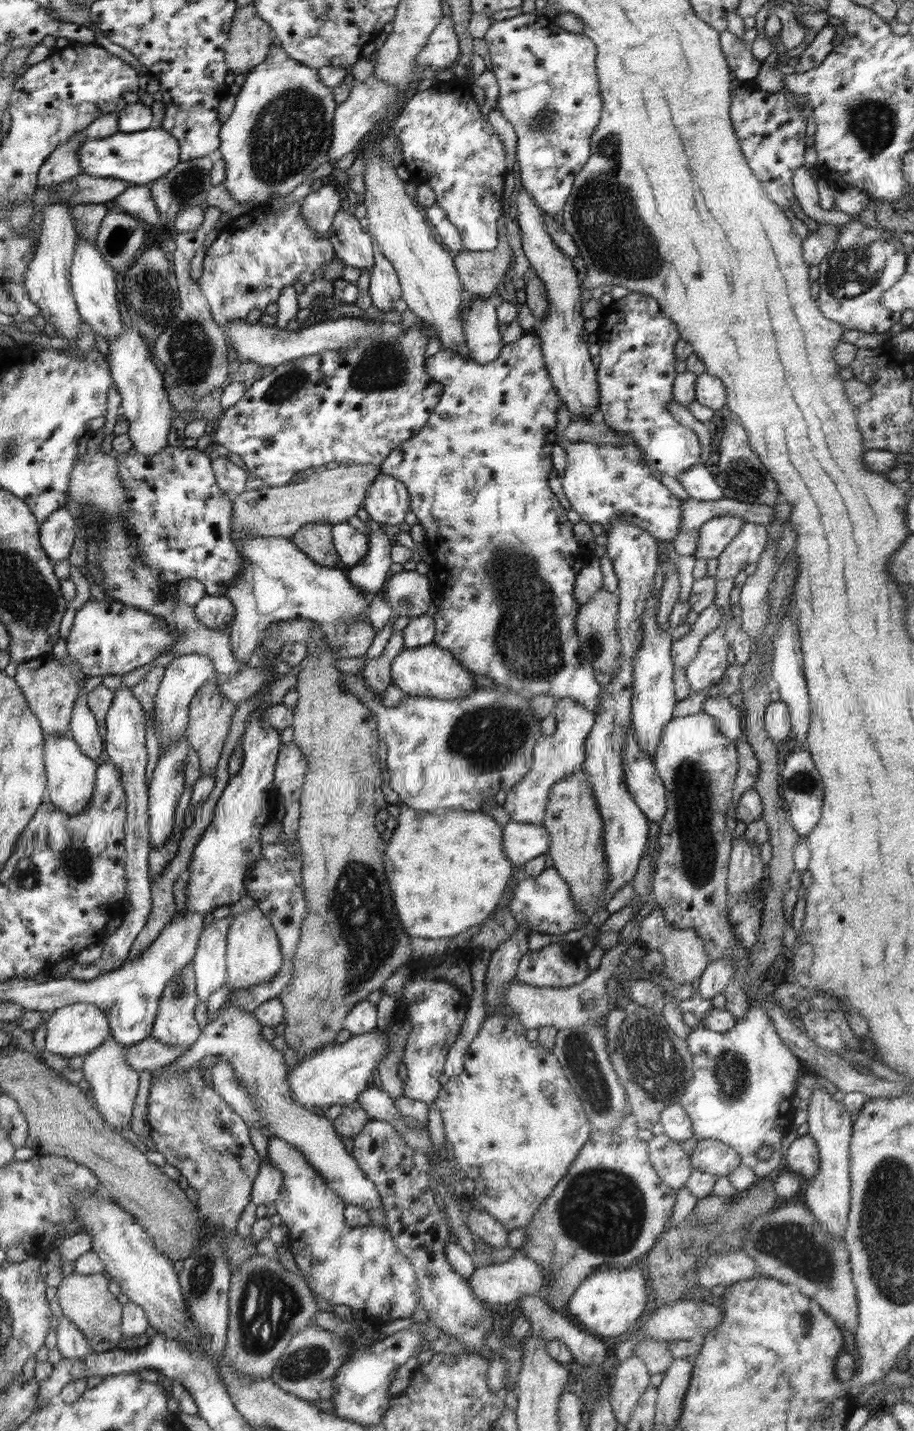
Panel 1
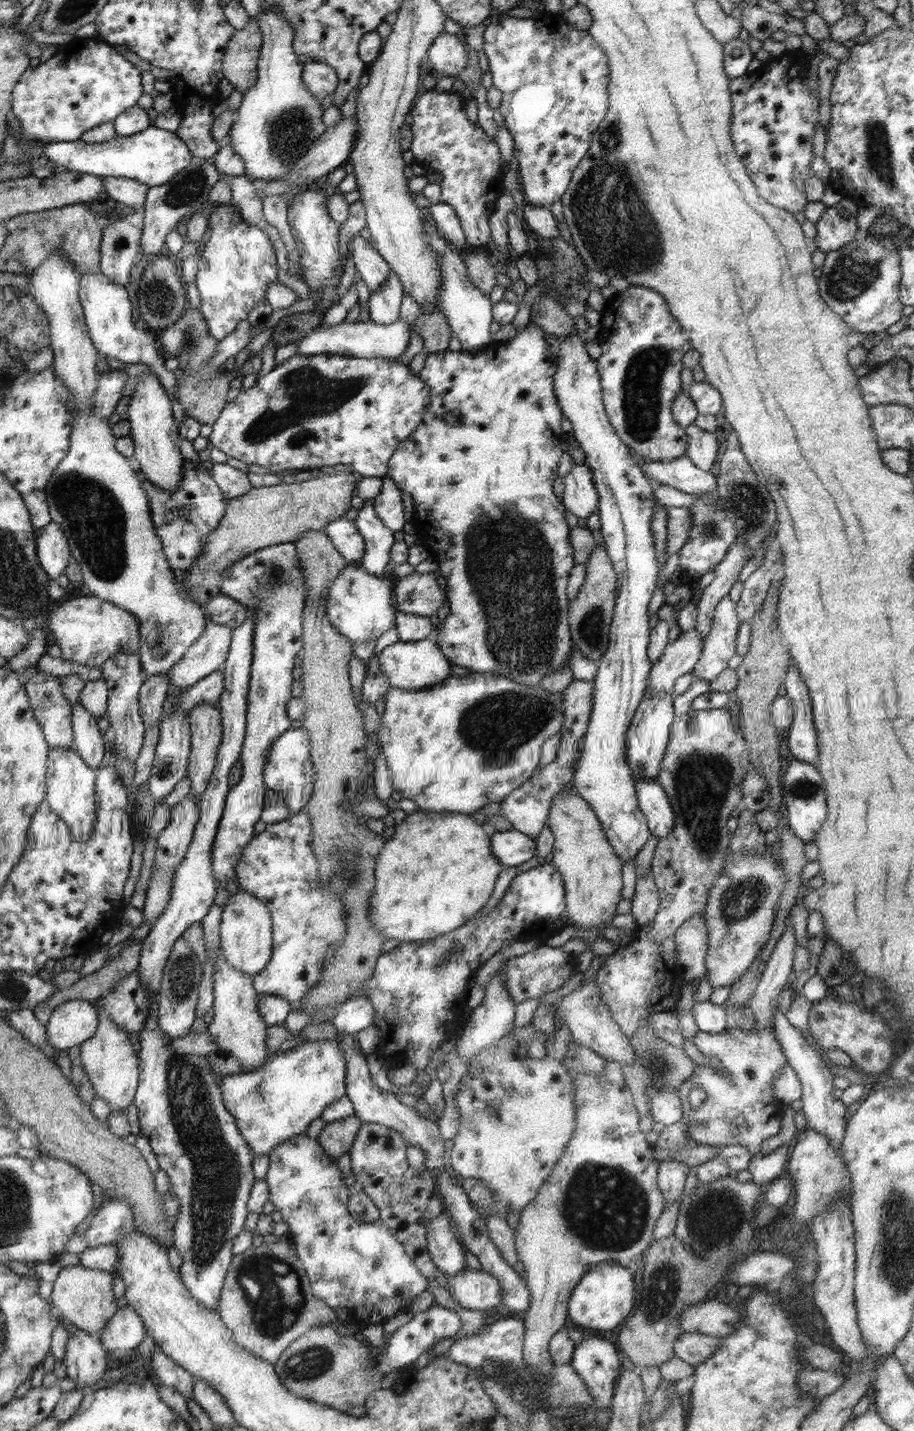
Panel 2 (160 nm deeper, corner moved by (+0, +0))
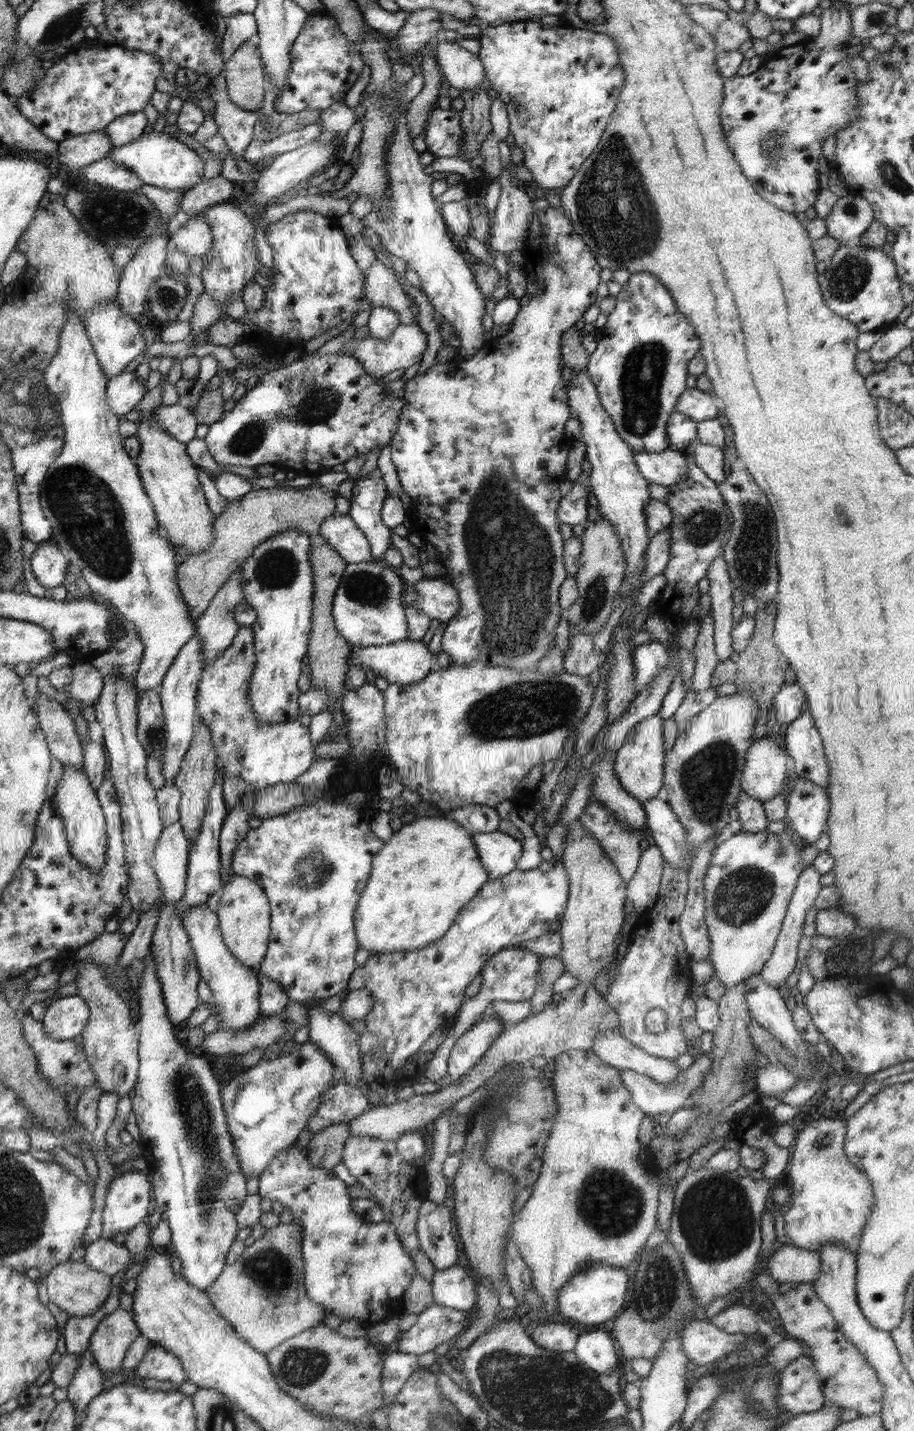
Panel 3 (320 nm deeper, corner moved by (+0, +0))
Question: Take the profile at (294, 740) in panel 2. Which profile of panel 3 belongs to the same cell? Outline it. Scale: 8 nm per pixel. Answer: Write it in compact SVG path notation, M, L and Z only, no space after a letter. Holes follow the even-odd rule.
M240 627L226 652L203 668L199 682L200 721L211 729L224 777L238 776L254 790L276 784L296 783L314 762L310 730L299 720L264 724L255 716L250 698L251 677L255 671L255 634L250 627Z

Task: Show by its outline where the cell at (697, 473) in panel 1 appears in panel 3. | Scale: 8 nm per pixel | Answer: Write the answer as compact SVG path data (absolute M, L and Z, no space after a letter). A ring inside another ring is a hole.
M668 448L662 452L635 452L633 457L640 474L650 483L669 487L688 472L686 451Z

